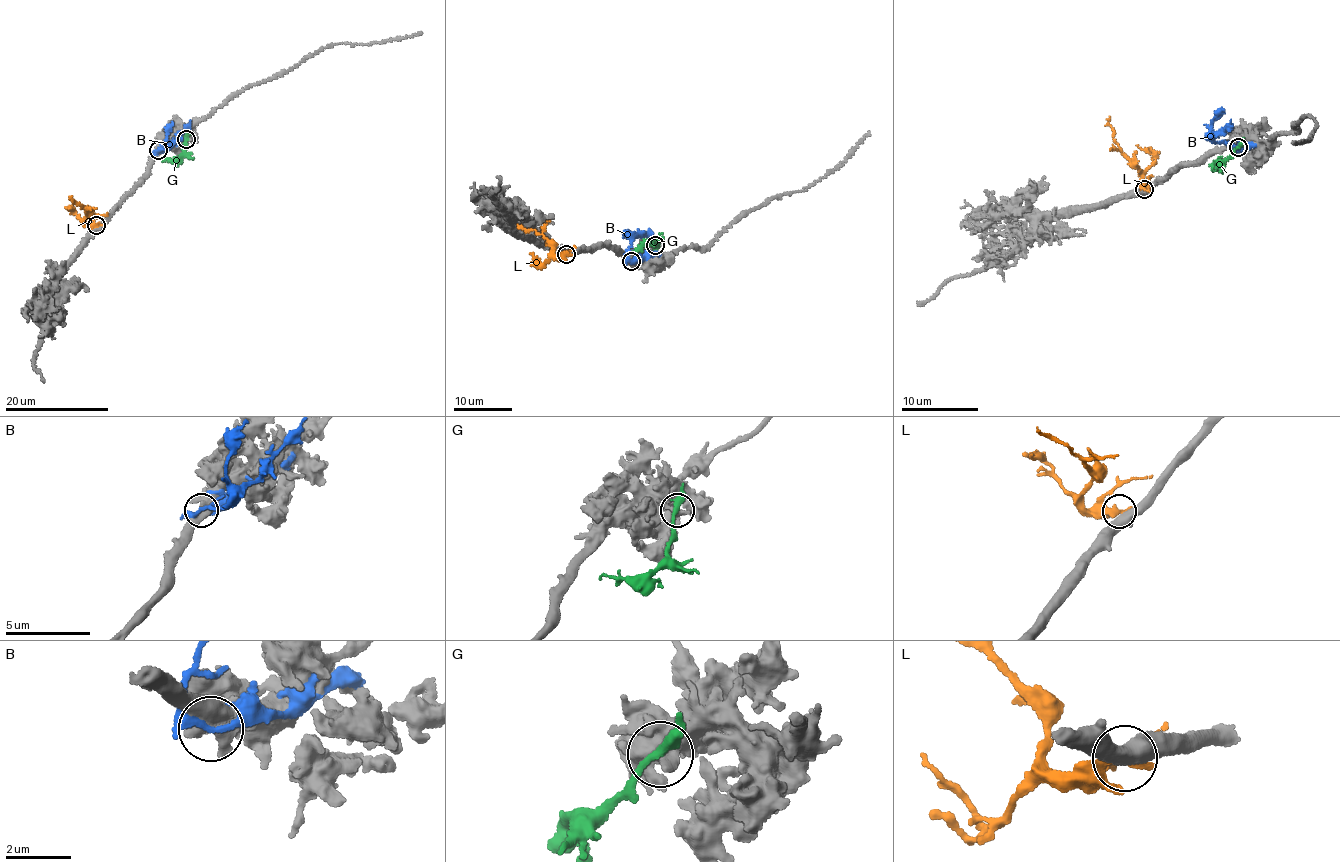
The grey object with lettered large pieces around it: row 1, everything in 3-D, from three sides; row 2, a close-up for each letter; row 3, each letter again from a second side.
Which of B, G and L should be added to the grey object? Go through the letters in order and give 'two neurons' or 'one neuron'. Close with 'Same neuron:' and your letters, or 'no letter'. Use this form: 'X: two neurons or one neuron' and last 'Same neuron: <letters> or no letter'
B: two neurons
G: two neurons
L: two neurons
Same neuron: no letter

